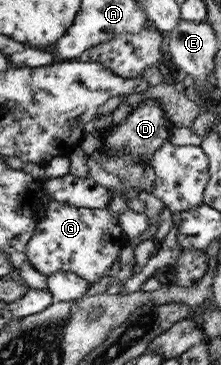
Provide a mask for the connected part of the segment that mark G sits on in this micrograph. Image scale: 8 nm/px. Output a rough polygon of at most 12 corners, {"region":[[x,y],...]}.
{"region":[[53,198],[27,258],[95,284],[129,240],[107,207]]}

